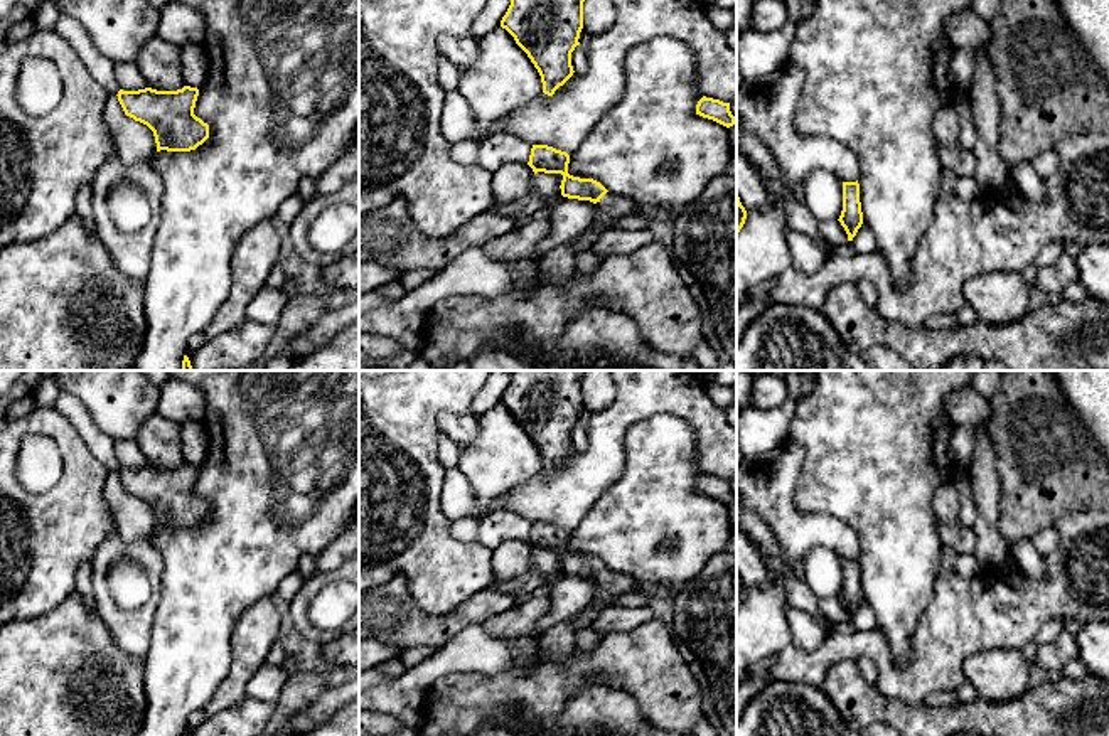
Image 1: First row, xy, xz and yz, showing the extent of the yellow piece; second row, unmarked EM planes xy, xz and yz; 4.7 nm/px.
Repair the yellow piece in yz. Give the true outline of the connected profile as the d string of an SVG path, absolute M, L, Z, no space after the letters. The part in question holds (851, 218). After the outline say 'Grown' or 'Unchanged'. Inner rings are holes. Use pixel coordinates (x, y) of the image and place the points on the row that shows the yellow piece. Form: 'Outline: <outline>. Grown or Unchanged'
Outline: M858 180L843 182L843 211L838 221L848 234L848 241L853 241L863 224Z. Unchanged

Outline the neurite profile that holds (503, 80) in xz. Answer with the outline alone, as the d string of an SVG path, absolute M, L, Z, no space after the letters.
M501 25L477 39L475 64L460 69L458 91L487 135L497 133L497 121L543 94L538 69Z

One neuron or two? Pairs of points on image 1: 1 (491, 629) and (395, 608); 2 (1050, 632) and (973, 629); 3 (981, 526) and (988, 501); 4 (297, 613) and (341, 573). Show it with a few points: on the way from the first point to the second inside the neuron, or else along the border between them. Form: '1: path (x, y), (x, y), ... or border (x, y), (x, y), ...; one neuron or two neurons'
1: border (518, 605), (494, 613), (481, 624); two neurons
2: border (1047, 620), (1033, 640); two neurons
3: path (988, 519), (988, 507); one neuron
4: path (302, 600), (321, 580), (327, 578); one neuron

